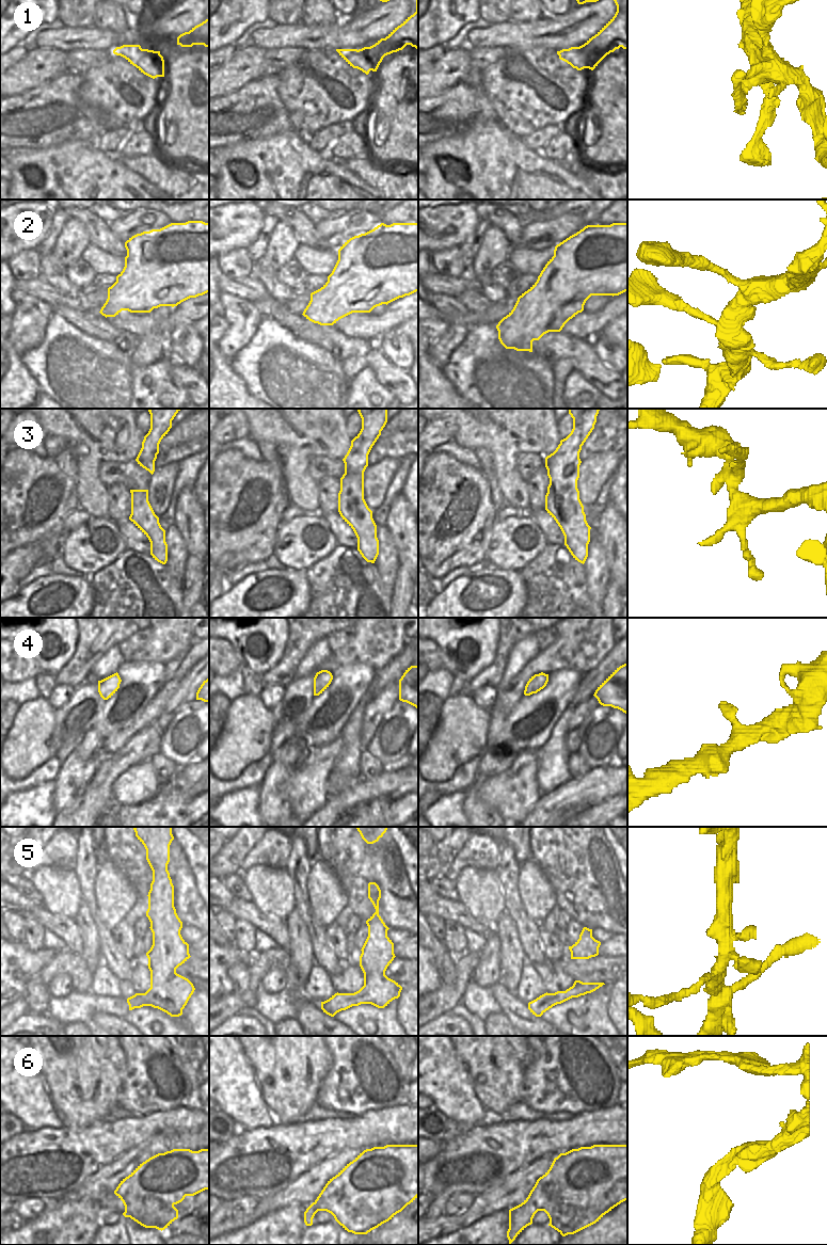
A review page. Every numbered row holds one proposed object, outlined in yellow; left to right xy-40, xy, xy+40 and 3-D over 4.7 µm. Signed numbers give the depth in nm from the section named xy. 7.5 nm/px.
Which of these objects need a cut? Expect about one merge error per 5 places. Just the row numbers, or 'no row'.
1

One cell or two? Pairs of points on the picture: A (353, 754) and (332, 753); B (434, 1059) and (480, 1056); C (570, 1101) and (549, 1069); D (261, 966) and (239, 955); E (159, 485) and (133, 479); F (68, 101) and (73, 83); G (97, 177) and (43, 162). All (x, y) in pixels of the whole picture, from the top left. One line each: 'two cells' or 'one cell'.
A: two cells
B: two cells
C: one cell
D: two cells
E: two cells
F: one cell
G: one cell

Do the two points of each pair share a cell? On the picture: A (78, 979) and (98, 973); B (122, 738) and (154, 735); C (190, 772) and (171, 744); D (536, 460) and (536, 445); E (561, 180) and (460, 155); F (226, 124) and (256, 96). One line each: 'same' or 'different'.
A: different
B: different
C: different
D: different
E: same
F: same

